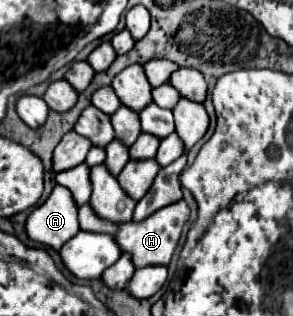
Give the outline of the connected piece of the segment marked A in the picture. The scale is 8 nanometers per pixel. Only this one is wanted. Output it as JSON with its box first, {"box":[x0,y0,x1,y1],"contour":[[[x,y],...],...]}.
{"box":[25,184,79,250],"contour":[[[57,184],[49,198],[29,214],[25,226],[29,238],[59,250],[79,232],[77,210],[79,206],[75,206],[71,192]]]}

